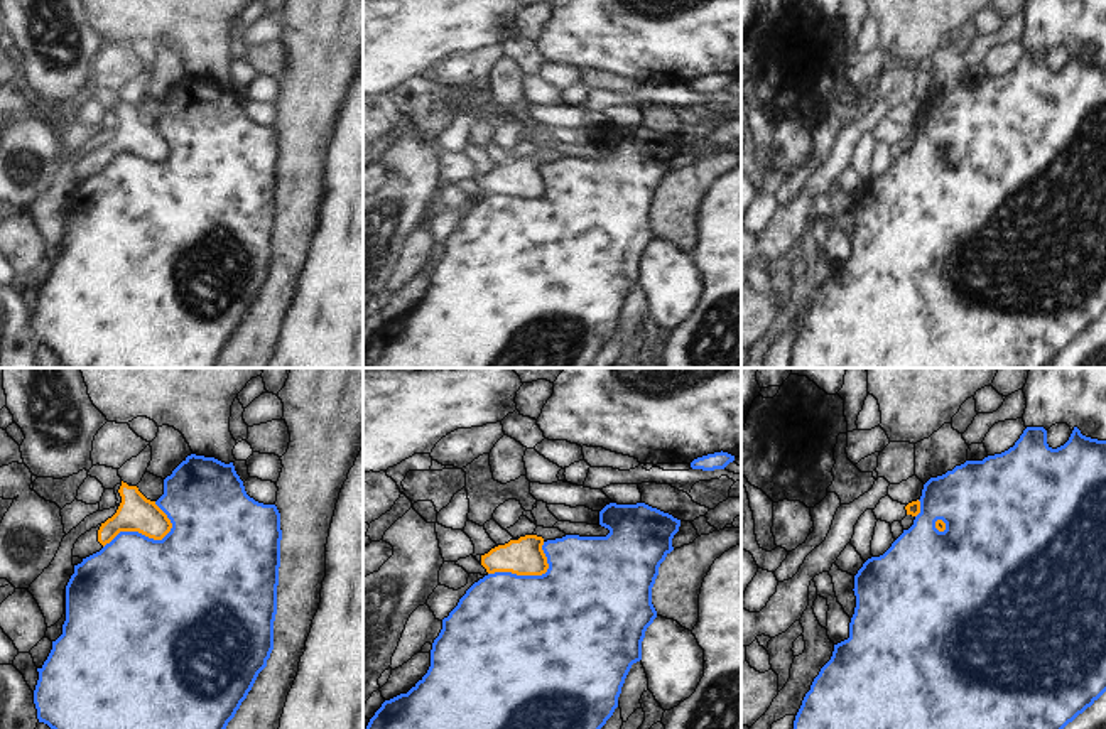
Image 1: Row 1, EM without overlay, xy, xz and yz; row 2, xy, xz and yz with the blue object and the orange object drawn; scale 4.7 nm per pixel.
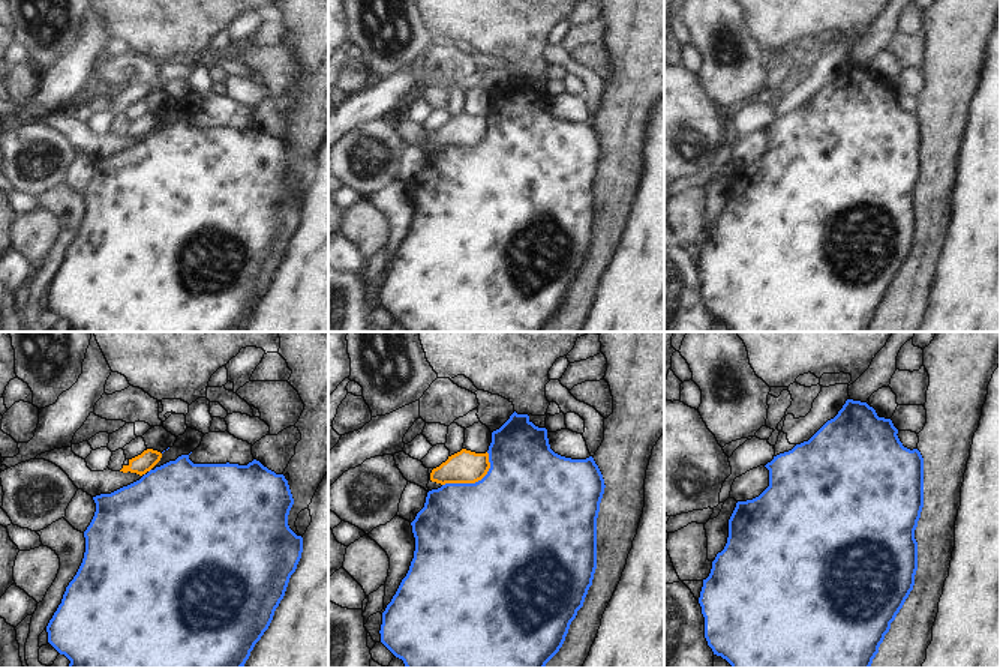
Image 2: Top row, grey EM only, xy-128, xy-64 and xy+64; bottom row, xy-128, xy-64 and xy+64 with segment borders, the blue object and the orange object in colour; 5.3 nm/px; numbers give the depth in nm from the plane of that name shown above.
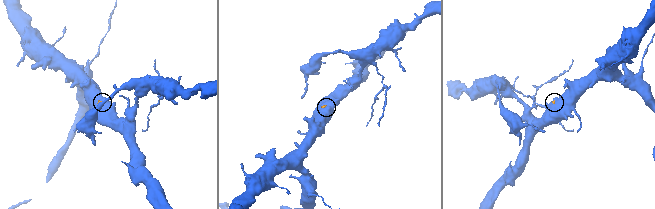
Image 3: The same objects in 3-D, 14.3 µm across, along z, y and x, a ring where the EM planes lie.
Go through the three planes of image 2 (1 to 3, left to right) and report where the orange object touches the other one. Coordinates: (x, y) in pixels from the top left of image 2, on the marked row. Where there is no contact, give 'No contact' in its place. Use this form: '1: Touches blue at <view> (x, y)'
1: No contact
2: Touches blue at xy-64 (476, 482)
3: No contact

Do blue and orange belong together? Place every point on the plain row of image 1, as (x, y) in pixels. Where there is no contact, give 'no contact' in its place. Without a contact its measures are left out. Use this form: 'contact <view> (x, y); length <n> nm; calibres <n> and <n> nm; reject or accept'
contact xy (139, 156); length 360 nm; calibres 480 and 180 nm; reject

